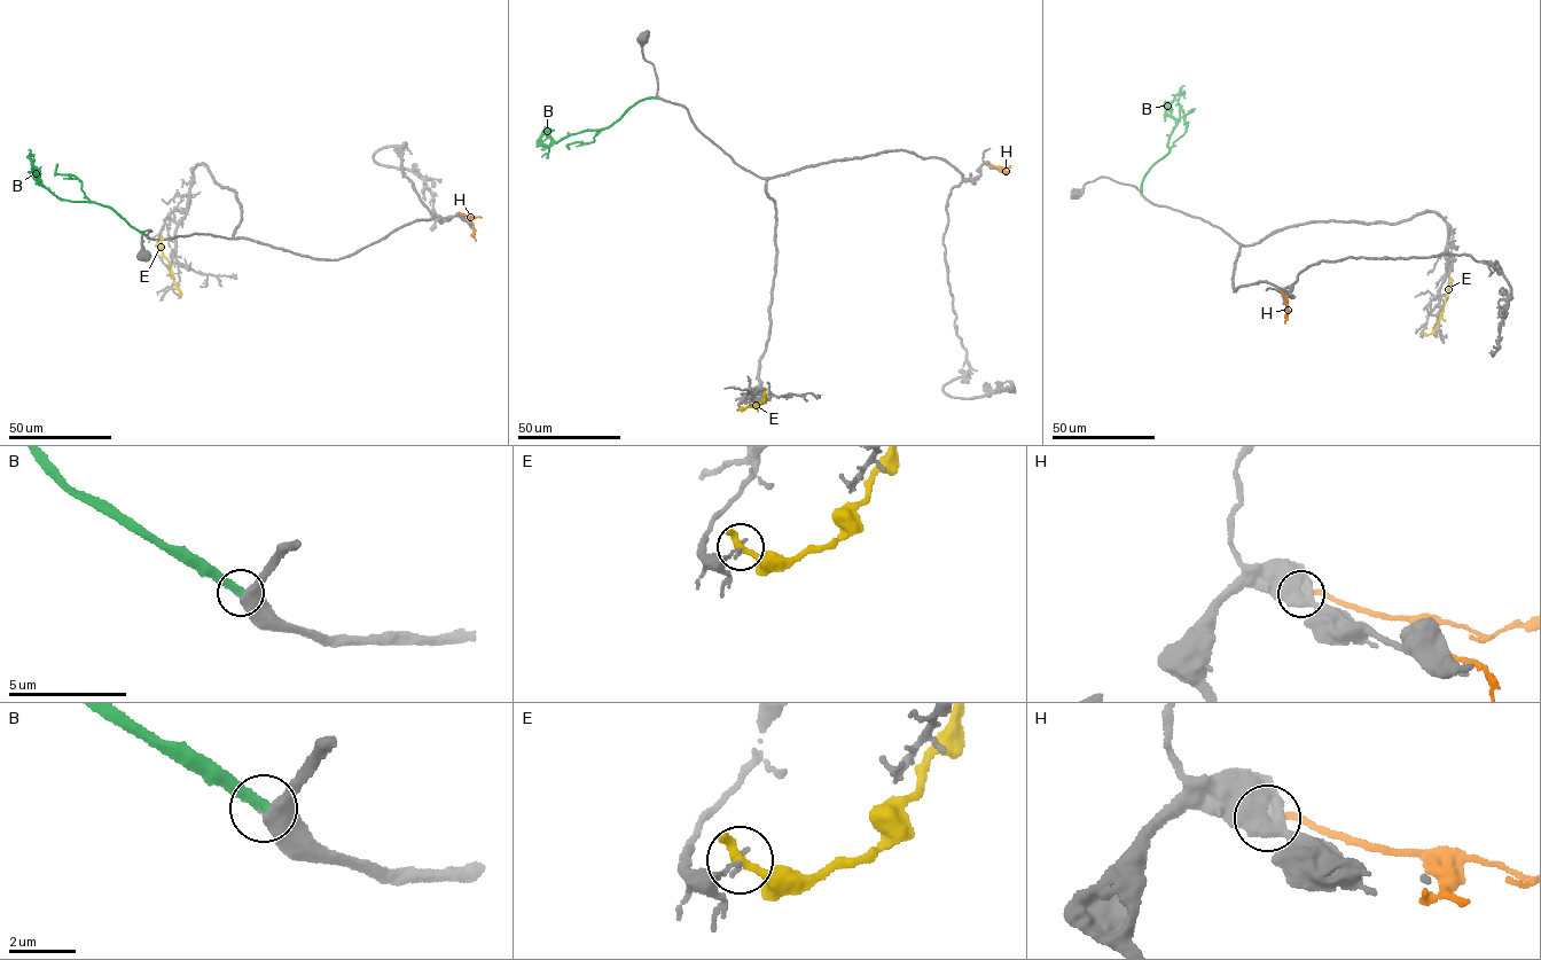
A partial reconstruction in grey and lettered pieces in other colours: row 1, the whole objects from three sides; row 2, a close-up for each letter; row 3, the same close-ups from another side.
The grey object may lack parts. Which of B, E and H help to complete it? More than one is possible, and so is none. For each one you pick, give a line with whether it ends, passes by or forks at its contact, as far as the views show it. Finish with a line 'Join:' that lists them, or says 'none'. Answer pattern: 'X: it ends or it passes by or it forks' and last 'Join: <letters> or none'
B: it ends
Join: B

